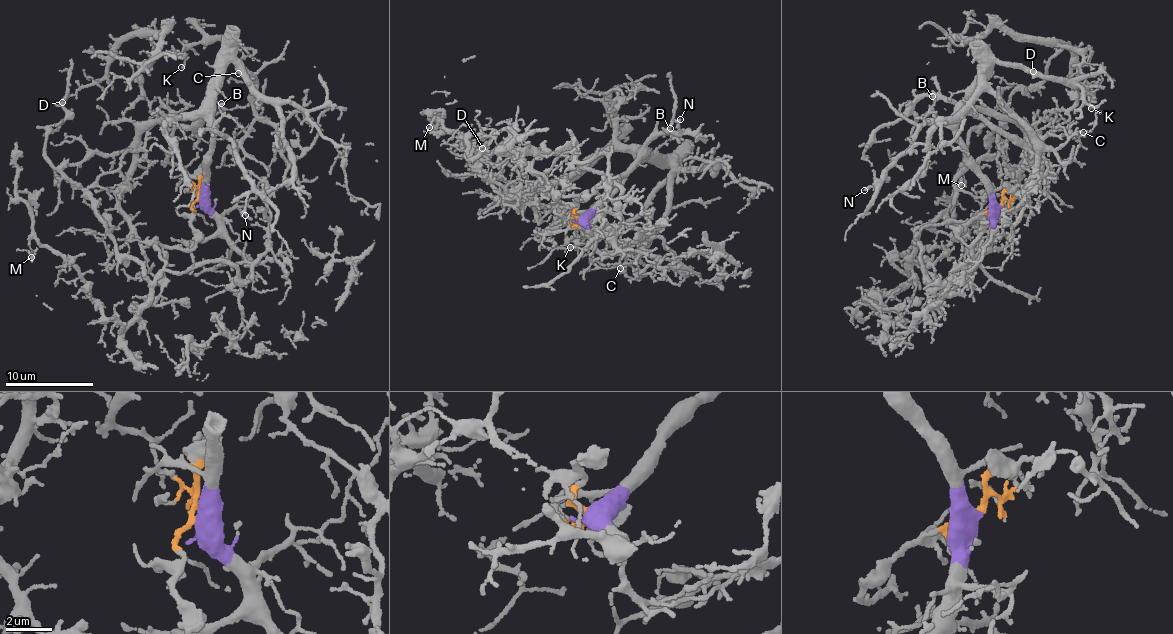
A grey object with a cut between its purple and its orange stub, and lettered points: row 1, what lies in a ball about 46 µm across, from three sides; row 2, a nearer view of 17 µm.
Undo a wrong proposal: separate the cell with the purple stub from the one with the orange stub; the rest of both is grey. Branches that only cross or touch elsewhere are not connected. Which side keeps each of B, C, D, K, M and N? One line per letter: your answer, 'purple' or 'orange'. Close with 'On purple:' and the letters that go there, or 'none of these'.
B: purple
C: purple
D: orange
K: purple
M: orange
N: purple
On purple: B, C, K, N

